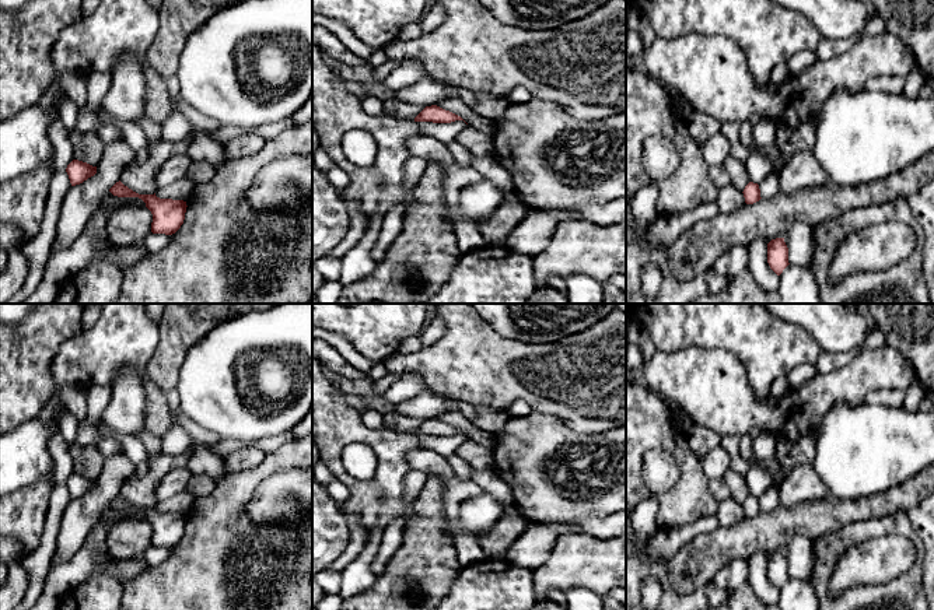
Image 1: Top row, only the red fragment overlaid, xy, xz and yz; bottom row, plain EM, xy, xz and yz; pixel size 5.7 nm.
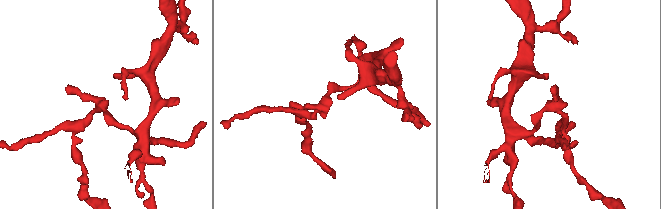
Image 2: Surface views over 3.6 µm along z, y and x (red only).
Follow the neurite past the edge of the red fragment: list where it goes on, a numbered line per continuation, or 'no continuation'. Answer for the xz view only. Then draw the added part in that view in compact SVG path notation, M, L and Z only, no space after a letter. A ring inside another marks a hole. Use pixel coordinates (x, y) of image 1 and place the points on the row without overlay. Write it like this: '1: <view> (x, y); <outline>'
no continuation

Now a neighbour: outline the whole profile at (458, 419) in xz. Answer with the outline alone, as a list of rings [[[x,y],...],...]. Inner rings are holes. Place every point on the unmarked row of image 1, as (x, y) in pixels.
[[[463,407],[458,410],[449,410],[448,413],[440,416],[437,420],[461,430],[468,437],[468,439],[475,441],[479,445],[492,448],[494,444],[494,434],[476,427],[466,416]]]

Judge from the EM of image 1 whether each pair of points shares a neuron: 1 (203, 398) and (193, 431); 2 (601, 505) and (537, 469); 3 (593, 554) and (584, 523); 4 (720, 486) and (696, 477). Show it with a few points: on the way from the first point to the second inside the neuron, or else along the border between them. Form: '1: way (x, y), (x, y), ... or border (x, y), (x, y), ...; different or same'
1: border (178, 409), (221, 438); different
2: way (586, 490), (552, 476); same
3: border (581, 530), (598, 537), (611, 537); different
4: border (707, 481), (707, 488), (717, 501); different

